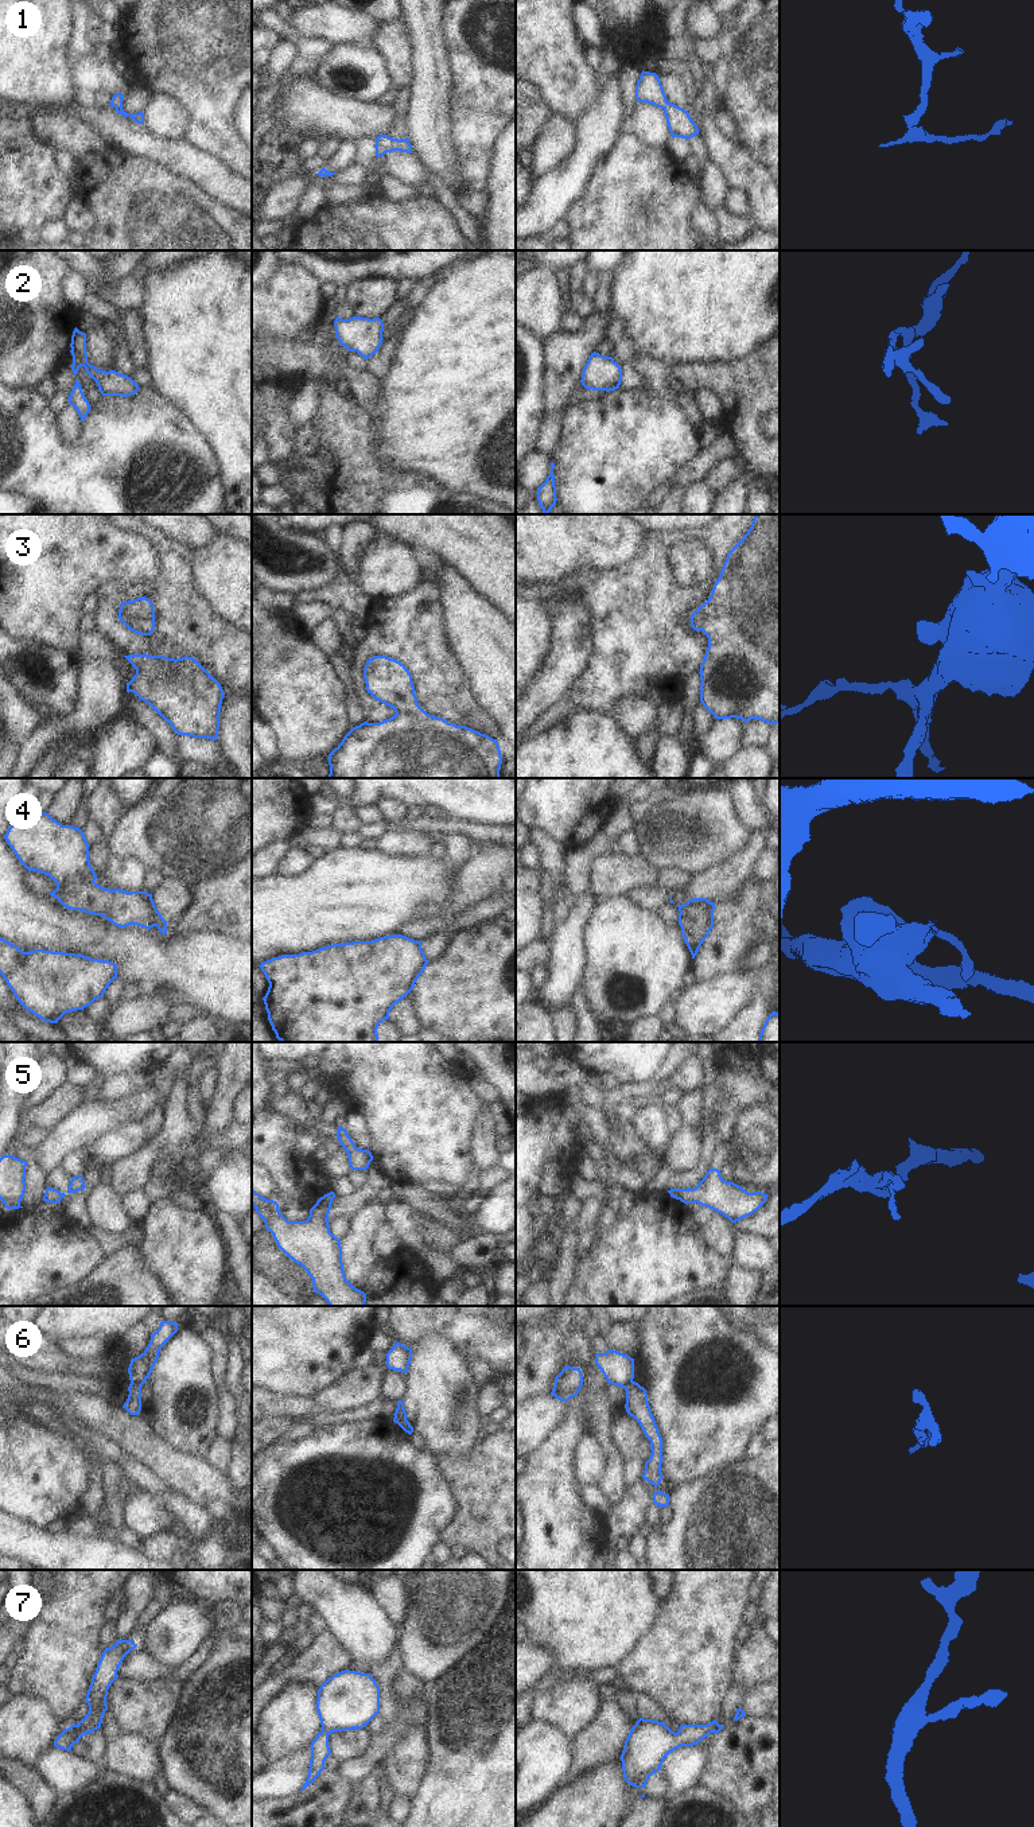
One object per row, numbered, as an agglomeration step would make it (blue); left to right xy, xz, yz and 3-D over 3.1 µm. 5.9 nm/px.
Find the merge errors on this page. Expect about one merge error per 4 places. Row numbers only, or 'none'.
4, 6

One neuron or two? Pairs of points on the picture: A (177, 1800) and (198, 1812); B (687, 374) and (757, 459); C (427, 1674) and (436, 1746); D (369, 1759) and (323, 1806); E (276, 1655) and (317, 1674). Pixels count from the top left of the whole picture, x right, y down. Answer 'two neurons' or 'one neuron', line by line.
A: one neuron
B: one neuron
C: two neurons
D: two neurons
E: two neurons

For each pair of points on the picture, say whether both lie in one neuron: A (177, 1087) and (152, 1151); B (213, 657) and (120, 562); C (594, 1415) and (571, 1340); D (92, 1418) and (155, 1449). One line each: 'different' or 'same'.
A: same
B: different
C: same
D: same

